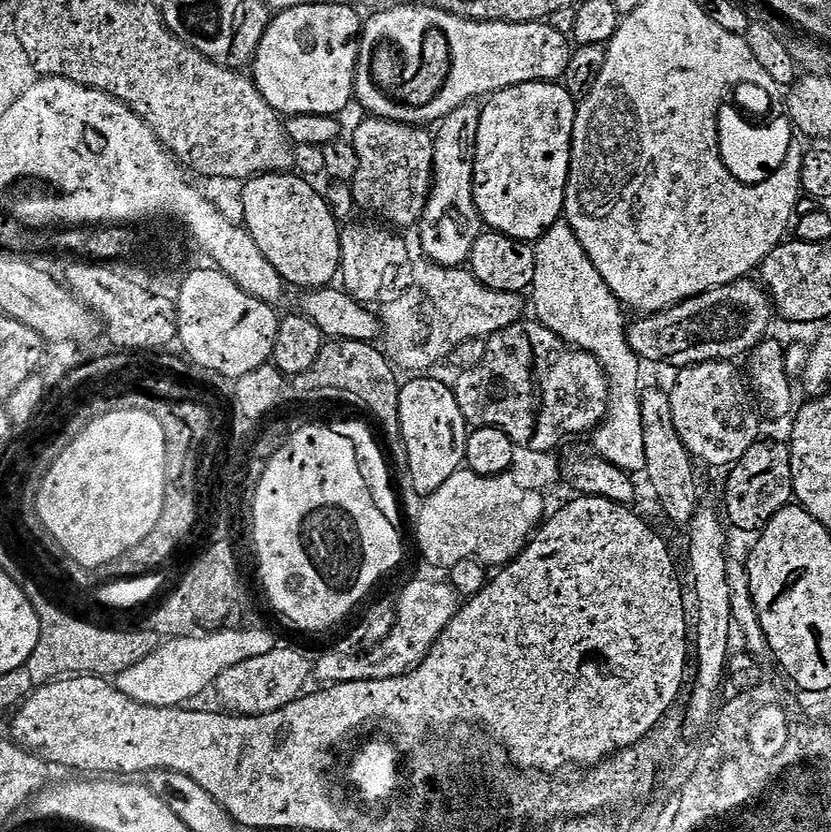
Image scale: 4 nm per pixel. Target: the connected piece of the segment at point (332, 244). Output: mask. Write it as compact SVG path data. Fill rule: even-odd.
M273 175L255 181L256 189L252 188L245 198L246 227L285 282L301 284L304 290L322 289L331 285L341 271L339 235L330 230L317 205L308 204L304 196L292 196L308 188L307 182L296 175Z

